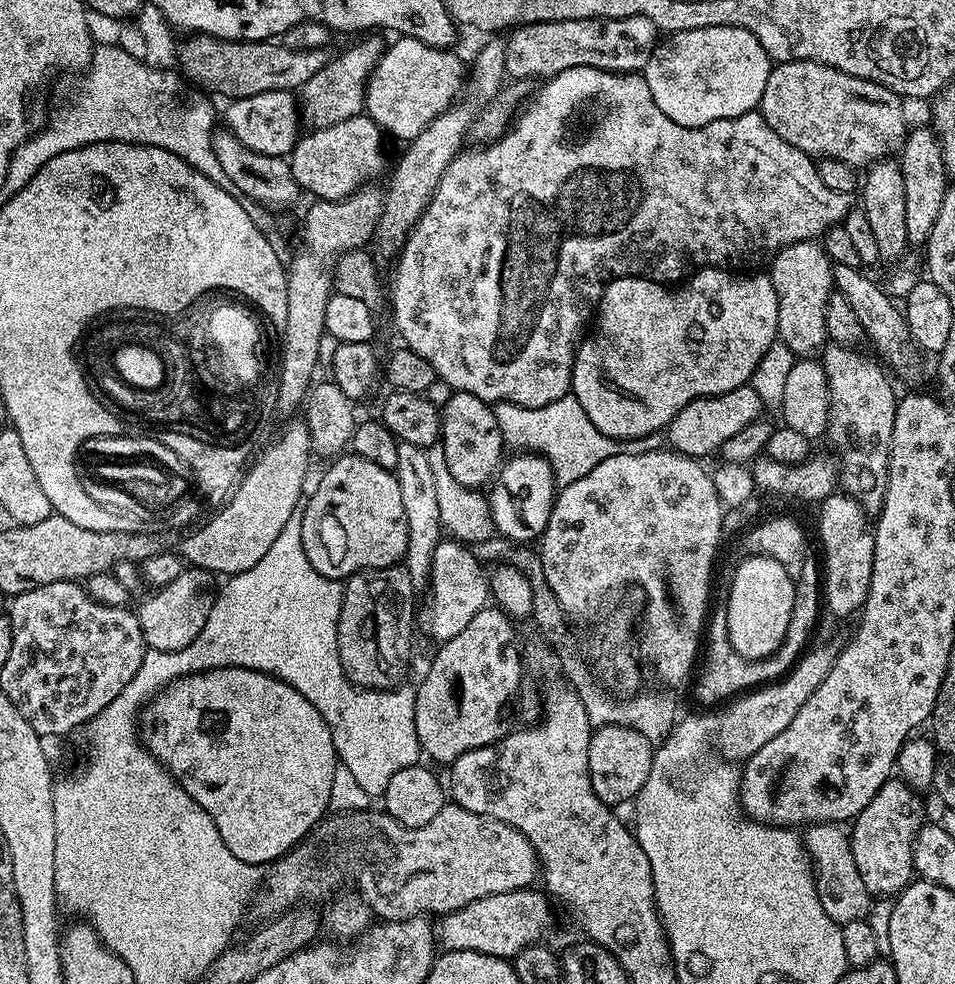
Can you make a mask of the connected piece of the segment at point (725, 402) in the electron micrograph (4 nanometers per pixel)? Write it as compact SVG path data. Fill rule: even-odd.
M746 383L740 388L729 392L723 392L717 396L703 396L692 400L678 414L674 414L672 421L666 429L666 444L673 452L679 452L681 456L693 458L705 458L713 452L719 453L721 446L734 434L746 430L755 420L761 419L765 411L765 404L758 398L758 394L752 389L751 383Z

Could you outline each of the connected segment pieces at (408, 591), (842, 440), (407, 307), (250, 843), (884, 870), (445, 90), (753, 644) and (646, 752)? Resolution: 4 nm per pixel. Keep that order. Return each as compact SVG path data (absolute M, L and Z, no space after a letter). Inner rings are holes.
M366 568L347 577L343 590L336 641L346 678L361 690L383 692L401 687L405 683L404 675L408 672L408 663L412 660L412 619L415 616L417 619L418 616L418 604L416 608L415 600L418 588L413 584L407 568Z
M833 343L823 349L822 365L829 386L826 439L836 447L834 456L838 461L839 487L858 501L865 513L876 514L884 501L888 481L888 455L894 434L898 392L888 381L889 373L875 359L872 361L856 351L860 350Z
M608 72L608 108L554 108L558 102L556 92L558 86L562 88L562 84L548 78L540 86L540 93L521 114L520 121L518 116L503 134L483 146L476 146L480 148L461 151L452 159L450 166L446 166L432 200L412 227L395 261L392 316L404 339L401 341L425 360L433 373L449 384L449 389L474 394L485 402L517 404L523 408L541 408L550 402L558 402L569 395L572 363L576 361L576 349L585 335L584 327L587 324L589 327L604 292L604 285L611 280L623 276L643 276L646 280L655 280L658 284L668 286L683 281L686 274L701 268L752 270L755 264L762 263L764 259L765 263L788 244L794 244L797 240L812 240L839 225L844 215L854 207L852 196L838 194L822 186L822 178L818 178L816 173L817 161L802 150L790 146L786 138L778 138L778 134L770 130L759 111L722 118L700 128L687 128L672 121L658 108L651 97L650 87L640 74L617 74L615 78L610 78Z
M212 668L208 672L193 672L191 676L184 676L181 680L168 684L144 705L138 717L138 735L148 753L176 777L186 794L190 794L190 798L194 798L198 806L202 806L202 810L210 814L210 818L214 818L214 826L218 826L222 842L230 846L230 854L242 858L242 862L247 864L268 866L279 860L325 819L329 811L330 786L334 779L337 758L332 735L322 714L318 714L318 710L314 710L314 706L310 706L310 702L306 702L306 698L302 698L298 690L294 690L286 682L267 676L265 672L256 671L255 668Z
M889 778L874 798L856 815L850 828L854 866L862 874L869 897L895 898L913 883L912 845L925 819L915 791L899 778ZM853 827L853 828L852 828Z
M400 36L387 45L382 58L374 66L368 78L367 87L364 89L364 106L366 115L377 127L397 136L400 142L413 140L426 125L434 122L438 114L445 112L450 105L461 95L466 83L466 64L455 56L455 51L443 48L431 48L409 36Z
M750 556L739 562L728 588L728 608L724 612L728 640L741 661L775 657L786 638L786 626L790 626L790 610L794 610L793 573L769 556Z
M626 726L595 729L588 743L588 777L590 786L594 786L594 794L609 806L634 801L650 776L653 751L653 741L646 739L638 730L630 730Z

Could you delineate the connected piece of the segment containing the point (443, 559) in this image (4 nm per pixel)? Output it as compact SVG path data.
M441 539L432 555L432 569L428 575L426 591L428 605L423 605L424 632L433 636L436 642L454 638L467 624L474 619L474 614L481 612L490 600L490 580L484 576L484 568L469 545L455 539Z

